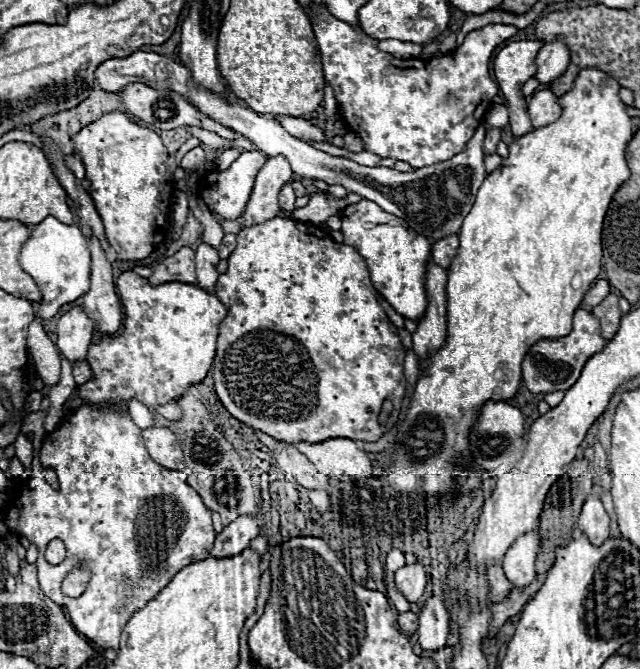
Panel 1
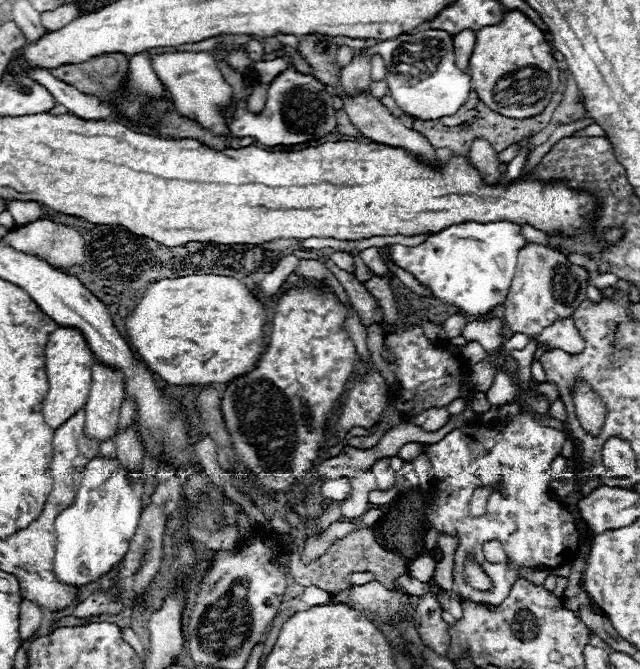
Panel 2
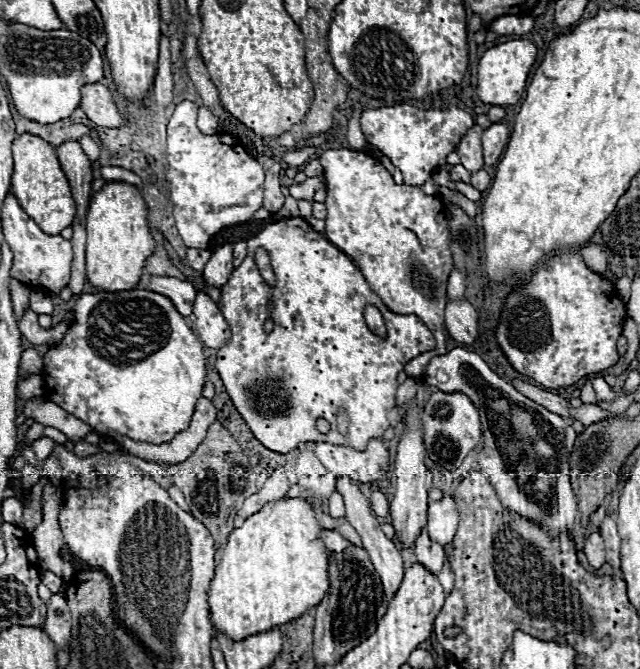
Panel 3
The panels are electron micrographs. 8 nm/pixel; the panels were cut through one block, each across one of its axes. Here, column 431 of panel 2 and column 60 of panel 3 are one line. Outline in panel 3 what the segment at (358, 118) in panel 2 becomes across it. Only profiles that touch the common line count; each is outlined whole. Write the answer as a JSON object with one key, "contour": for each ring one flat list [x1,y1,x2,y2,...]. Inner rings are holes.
{"contour":[[66,140,62,142,58,148,58,158,62,164,62,170,66,174,66,178,70,180,70,188,72,188,72,196,76,200,78,206,78,216,84,220,86,216,86,208,88,208,88,198,90,198,90,184,92,184,92,168,90,168,90,160,84,154,82,146,78,140]]}

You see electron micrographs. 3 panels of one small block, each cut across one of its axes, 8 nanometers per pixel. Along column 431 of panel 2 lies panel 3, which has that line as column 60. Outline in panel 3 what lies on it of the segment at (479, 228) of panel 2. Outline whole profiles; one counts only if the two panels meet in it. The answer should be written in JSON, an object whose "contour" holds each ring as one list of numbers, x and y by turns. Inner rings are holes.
{"contour":[[10,192,2,204,2,234,8,242,14,260,10,276,24,282,30,288,44,288,48,294,60,294,60,290,70,282,70,262,72,262,72,244,62,236,44,234,38,224,20,208,16,196]]}

